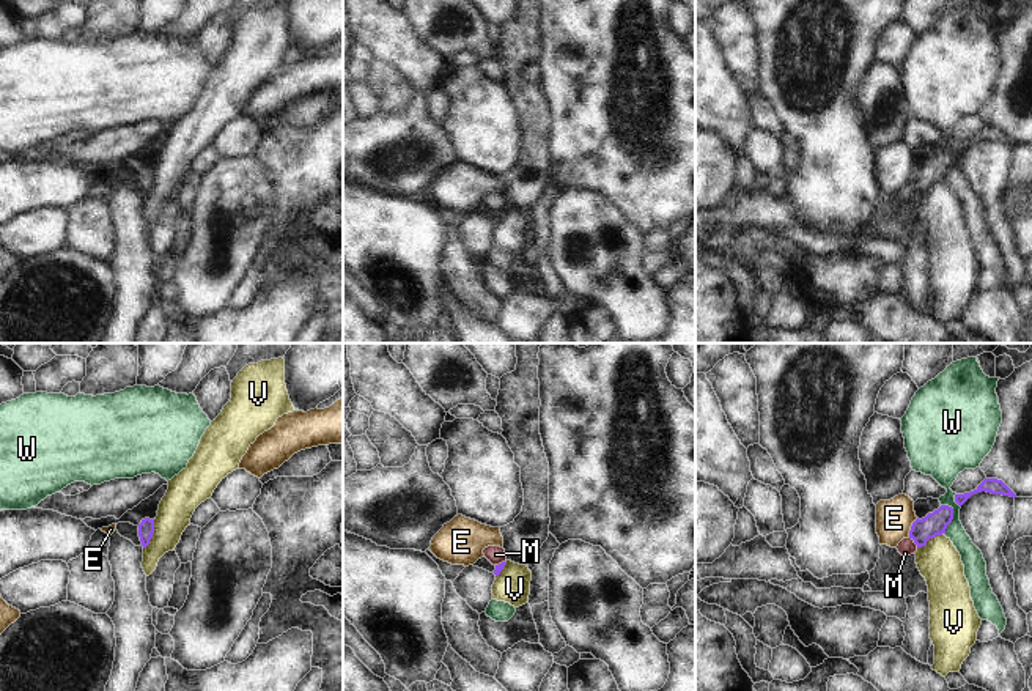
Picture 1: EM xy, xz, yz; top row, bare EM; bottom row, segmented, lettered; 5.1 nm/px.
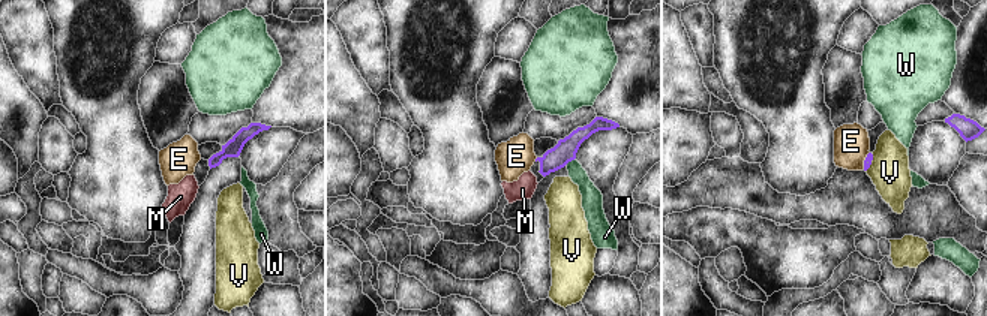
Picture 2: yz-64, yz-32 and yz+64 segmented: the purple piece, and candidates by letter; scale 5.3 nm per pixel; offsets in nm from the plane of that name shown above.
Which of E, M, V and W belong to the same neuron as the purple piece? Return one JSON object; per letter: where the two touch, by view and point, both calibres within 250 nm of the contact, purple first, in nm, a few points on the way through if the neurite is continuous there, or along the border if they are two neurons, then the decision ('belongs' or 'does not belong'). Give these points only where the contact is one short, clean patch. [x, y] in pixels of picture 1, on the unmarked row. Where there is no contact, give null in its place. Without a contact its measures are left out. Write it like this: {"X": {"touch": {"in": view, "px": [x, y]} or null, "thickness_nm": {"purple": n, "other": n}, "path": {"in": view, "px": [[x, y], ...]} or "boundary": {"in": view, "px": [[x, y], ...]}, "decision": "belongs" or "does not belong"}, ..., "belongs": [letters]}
{"E": {"touch": {"in": "yz", "px": [911, 175]}, "thickness_nm": {"purple": 120, "other": 190}, "boundary": {"in": "yz", "px": [[917, 166], [908, 183]]}, "decision": "does not belong"}, "M": {"touch": {"in": "yz", "px": [914, 189]}, "thickness_nm": {"purple": 120, "other": 90}, "path": {"in": "yz", "px": [[935, 170], [914, 189], [906, 194]]}, "decision": "belongs"}, "V": {"touch": {"in": "xy", "px": [153, 180]}, "thickness_nm": {"purple": 80, "other": 180}, "boundary": {"in": "xy", "px": [[154, 167], [153, 184], [143, 195]]}, "decision": "does not belong"}, "W": {"touch": {"in": "yz", "px": [952, 164]}, "thickness_nm": {"purple": 120, "other": 150}, "boundary": {"in": "yz", "px": [[941, 151], [947, 151], [952, 156], [952, 169], [944, 181]]}, "decision": "does not belong"}, "belongs": ["M"]}

